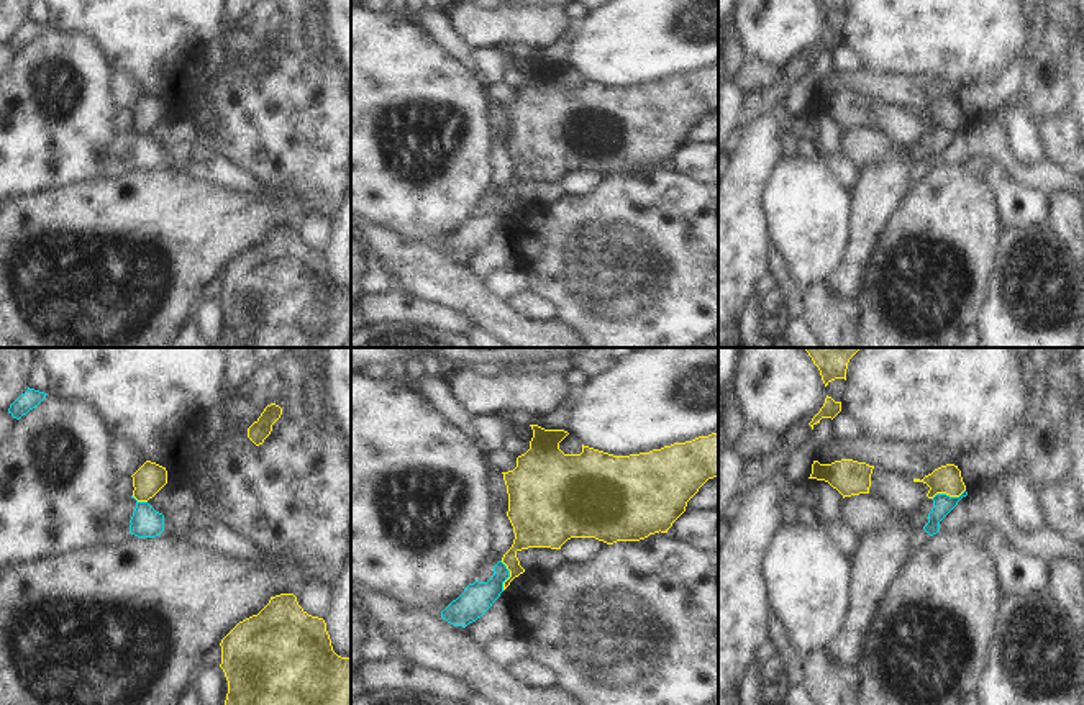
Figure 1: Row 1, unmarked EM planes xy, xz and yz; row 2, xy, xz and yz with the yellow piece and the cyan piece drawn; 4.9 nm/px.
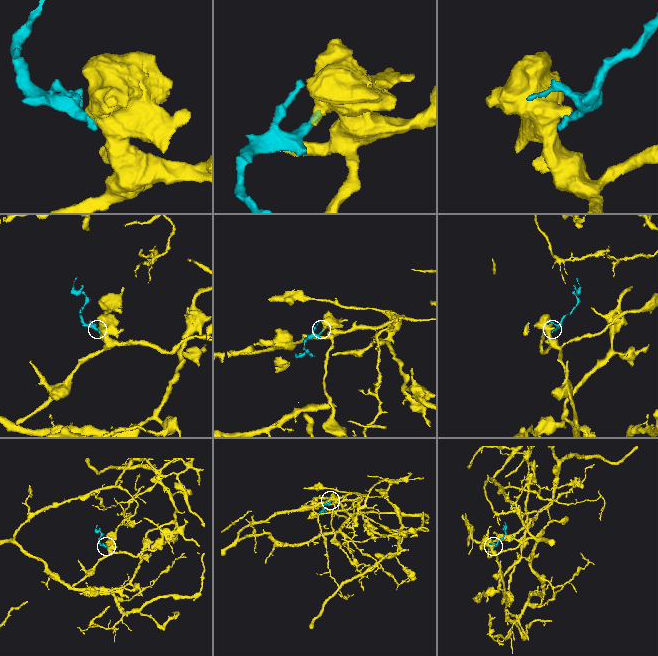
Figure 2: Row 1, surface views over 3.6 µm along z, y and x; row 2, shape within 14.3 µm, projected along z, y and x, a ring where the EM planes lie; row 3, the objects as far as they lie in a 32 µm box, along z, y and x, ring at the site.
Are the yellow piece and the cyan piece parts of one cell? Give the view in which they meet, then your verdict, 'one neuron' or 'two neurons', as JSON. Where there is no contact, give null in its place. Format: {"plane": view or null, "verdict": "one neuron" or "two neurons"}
{"plane": "yz", "verdict": "two neurons"}

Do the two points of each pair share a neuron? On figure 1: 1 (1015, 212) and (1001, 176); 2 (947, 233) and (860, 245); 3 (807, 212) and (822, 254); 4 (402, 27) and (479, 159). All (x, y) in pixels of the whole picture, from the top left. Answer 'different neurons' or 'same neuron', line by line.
1: same neuron
2: different neurons
3: same neuron
4: same neuron

